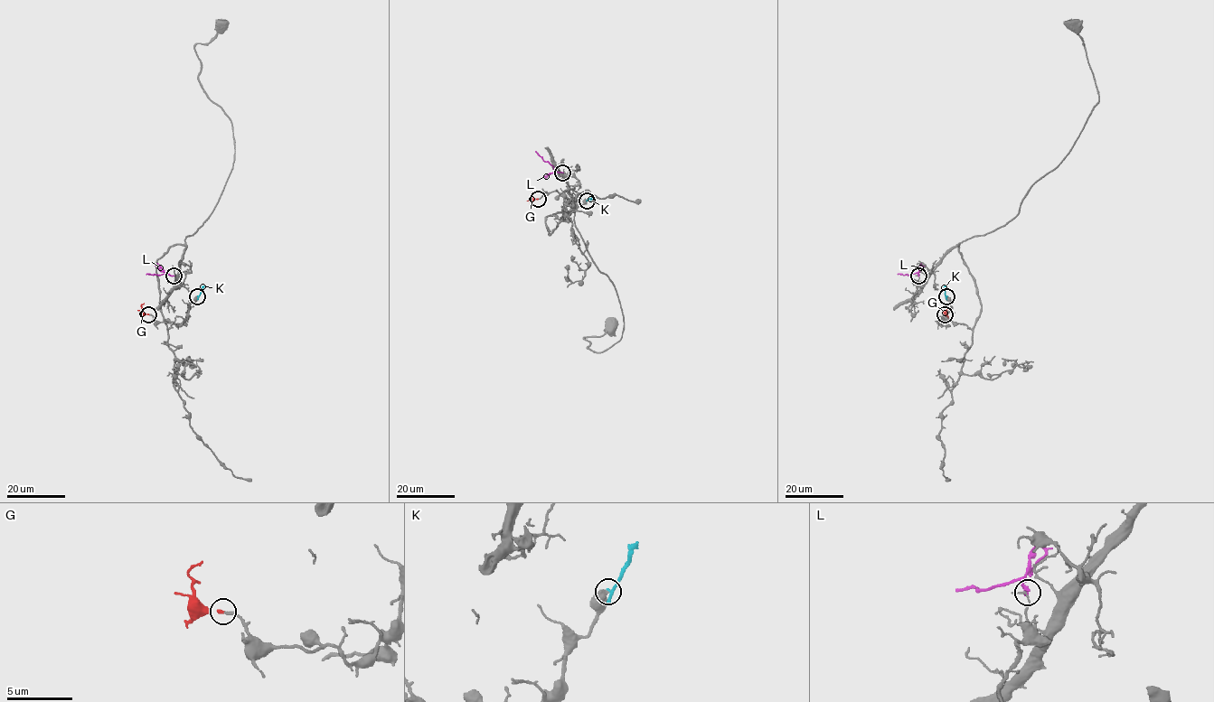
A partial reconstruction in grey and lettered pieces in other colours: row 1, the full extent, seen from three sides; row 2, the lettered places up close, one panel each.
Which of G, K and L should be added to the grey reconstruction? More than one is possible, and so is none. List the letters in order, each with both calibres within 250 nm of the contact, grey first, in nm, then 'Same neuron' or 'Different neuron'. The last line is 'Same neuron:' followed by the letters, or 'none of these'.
G: Thickness 200 nm (grey) against 200 nm. Same neuron
K: Thickness 600 nm (grey) against 320 nm. Different neuron
L: Thickness 150 nm (grey) against 180 nm. Different neuron
Same neuron: G

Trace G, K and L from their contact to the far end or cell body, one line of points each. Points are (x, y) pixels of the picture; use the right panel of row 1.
G: (945, 314), (945, 303)
K: (946, 296), (945, 285)
L: (918, 276), (898, 275)

